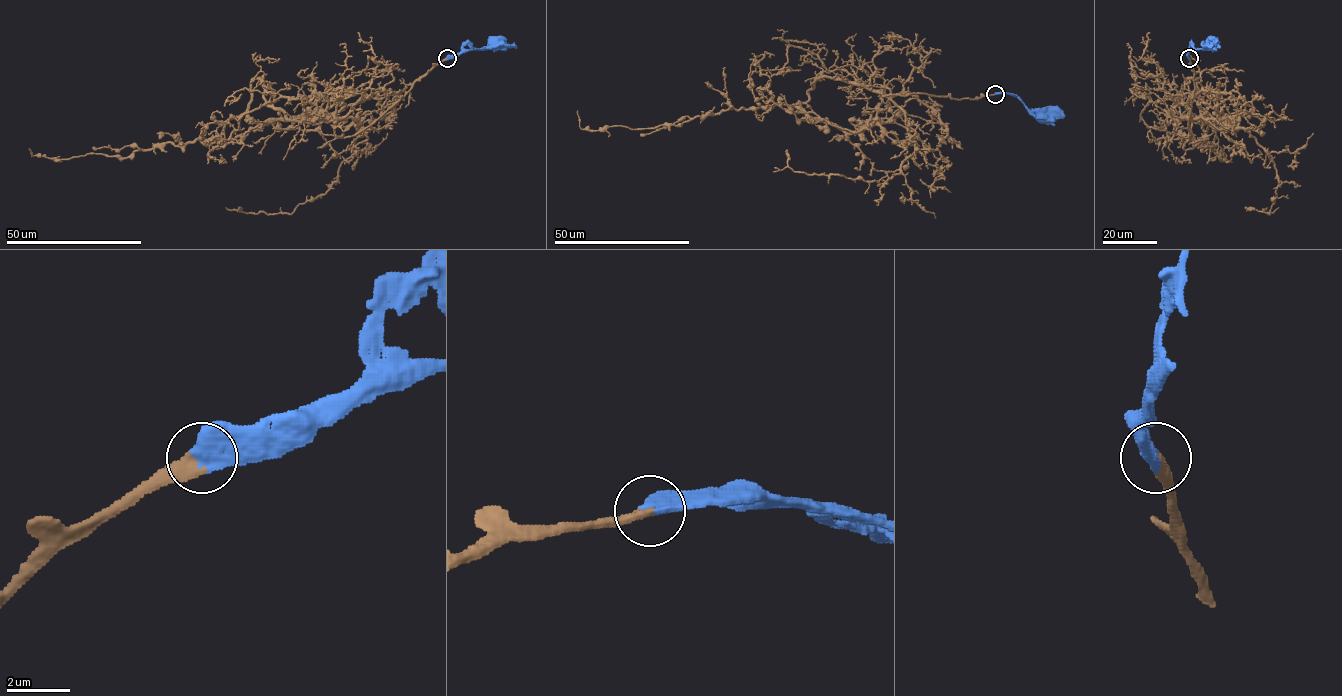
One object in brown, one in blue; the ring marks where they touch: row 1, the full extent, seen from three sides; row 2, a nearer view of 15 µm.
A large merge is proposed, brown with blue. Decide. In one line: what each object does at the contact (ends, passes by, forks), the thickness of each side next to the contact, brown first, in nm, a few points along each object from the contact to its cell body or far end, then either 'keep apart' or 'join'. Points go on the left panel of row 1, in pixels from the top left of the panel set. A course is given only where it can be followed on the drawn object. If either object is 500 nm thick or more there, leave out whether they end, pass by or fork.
400/500 nm | brown via (447, 58), (350, 136), (289, 119), (254, 79), (249, 107), (207, 142), (122, 158), (29, 148) | blue via (447, 58), (455, 57), (467, 43), (473, 49), (480, 49), (489, 47), (494, 42) | join

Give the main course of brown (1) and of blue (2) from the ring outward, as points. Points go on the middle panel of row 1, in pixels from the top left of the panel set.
1: (995, 94), (884, 96), (821, 77), (806, 101), (721, 110), (676, 125), (582, 129), (577, 111)
2: (995, 94), (1015, 95), (1028, 109), (1038, 110), (1042, 116)

